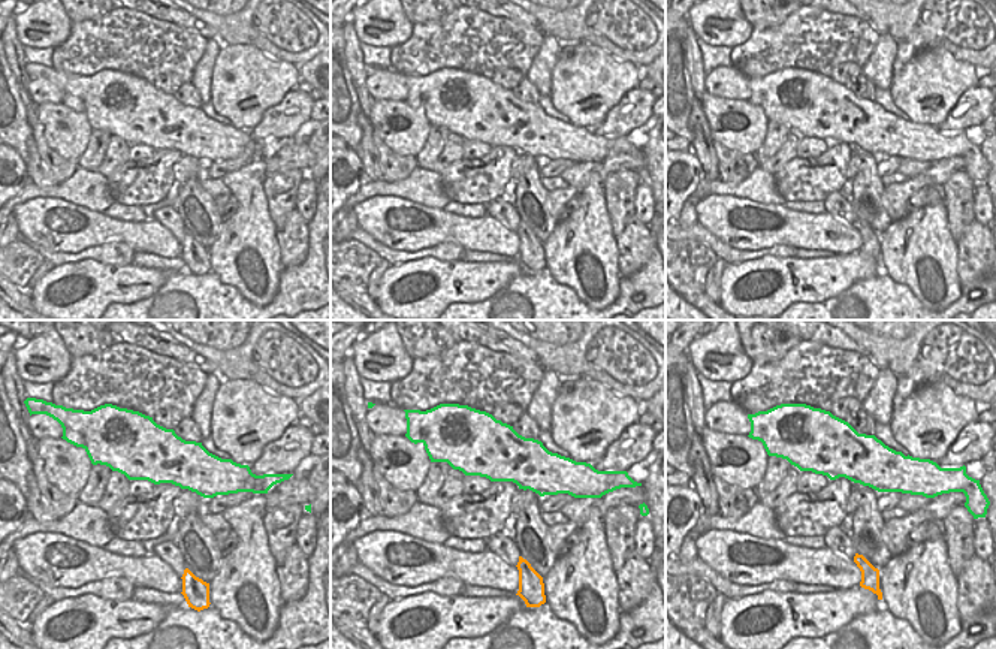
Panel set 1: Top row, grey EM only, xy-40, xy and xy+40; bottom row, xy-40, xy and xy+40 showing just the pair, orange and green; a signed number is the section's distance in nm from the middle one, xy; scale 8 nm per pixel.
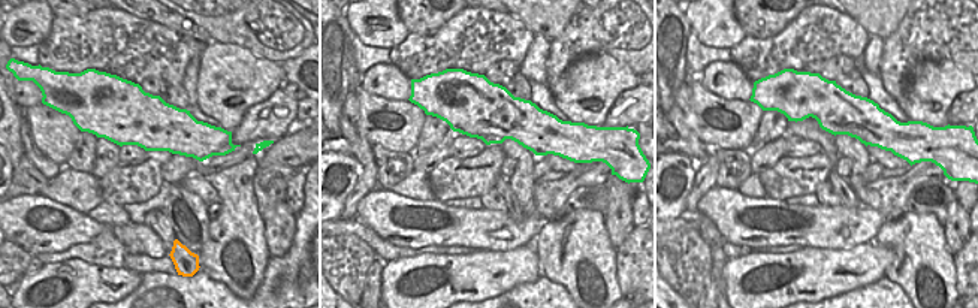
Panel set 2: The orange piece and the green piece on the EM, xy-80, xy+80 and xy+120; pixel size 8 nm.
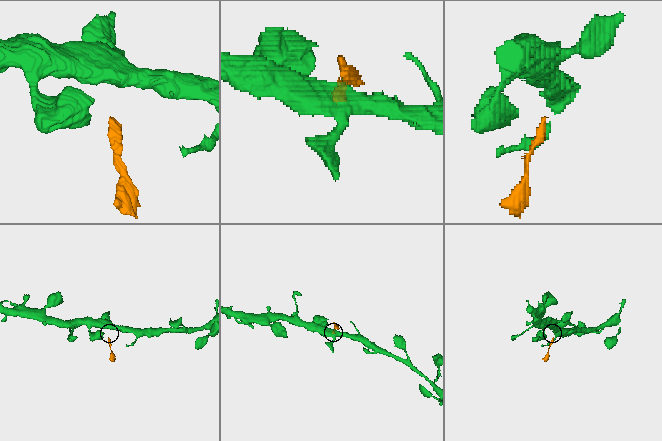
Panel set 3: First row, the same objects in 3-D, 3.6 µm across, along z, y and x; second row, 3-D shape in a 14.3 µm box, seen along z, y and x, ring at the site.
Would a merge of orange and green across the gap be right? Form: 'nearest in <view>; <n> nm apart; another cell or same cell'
nearest in xy; 500 nm apart; another cell

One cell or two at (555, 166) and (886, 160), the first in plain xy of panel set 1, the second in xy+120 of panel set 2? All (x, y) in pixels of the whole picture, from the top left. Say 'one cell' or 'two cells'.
two cells

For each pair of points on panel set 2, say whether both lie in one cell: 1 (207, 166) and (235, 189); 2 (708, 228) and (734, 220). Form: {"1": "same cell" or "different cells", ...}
{"1": "different cells", "2": "different cells"}

